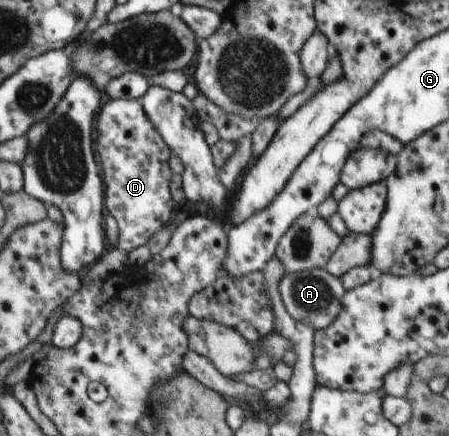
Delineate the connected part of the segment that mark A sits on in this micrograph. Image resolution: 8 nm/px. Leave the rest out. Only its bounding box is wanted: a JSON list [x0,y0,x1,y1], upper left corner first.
[278,268,346,330]

